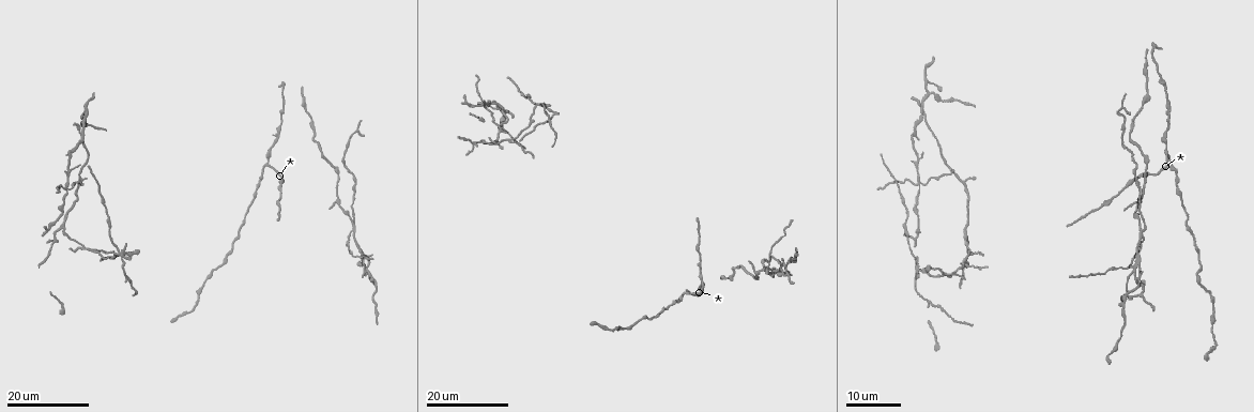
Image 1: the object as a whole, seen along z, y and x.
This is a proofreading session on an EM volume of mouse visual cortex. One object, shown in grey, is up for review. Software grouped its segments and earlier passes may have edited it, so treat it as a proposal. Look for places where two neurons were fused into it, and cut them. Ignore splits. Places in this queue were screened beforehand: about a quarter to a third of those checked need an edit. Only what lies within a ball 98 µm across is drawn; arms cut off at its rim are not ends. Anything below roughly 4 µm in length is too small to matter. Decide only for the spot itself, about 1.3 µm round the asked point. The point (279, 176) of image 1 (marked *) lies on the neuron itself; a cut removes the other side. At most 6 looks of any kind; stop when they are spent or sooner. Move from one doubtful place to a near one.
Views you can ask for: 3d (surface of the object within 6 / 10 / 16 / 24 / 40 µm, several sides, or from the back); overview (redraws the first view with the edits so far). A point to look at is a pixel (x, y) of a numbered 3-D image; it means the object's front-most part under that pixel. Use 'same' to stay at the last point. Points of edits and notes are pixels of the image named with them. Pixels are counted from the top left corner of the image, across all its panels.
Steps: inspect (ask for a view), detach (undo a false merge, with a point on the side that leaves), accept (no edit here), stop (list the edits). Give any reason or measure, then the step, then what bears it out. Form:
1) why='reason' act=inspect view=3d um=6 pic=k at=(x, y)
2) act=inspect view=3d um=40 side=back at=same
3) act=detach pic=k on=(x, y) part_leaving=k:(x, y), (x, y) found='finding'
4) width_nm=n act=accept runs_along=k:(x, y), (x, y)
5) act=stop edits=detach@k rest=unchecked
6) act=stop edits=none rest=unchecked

why='thick turns thin' act=inspect view=3d um=24 pic=1 at=(745, 269)

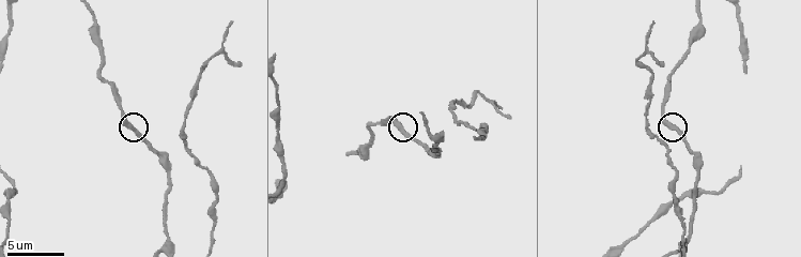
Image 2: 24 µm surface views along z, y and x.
why='zoom in' act=inspect view=3d um=10 pic=2 at=(134, 131)

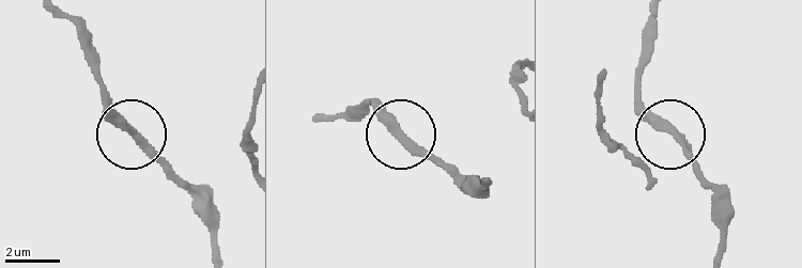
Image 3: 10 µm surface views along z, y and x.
width_nm=280 act=accept found='continuous, no second neuron'

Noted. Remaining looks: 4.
why='arms part here' act=inspect view=3d um=24 pic=1 at=(1144, 230)

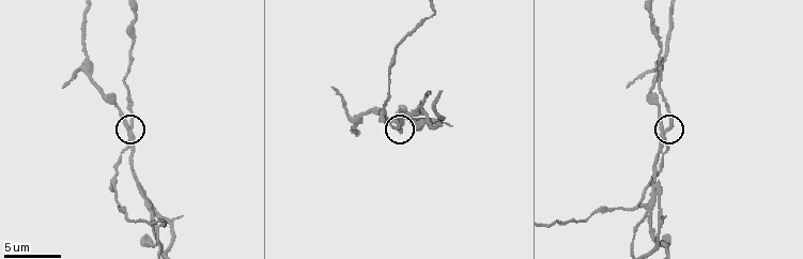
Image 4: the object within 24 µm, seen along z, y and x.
act=inspect view=3d um=10 pic=4 at=(667, 128)

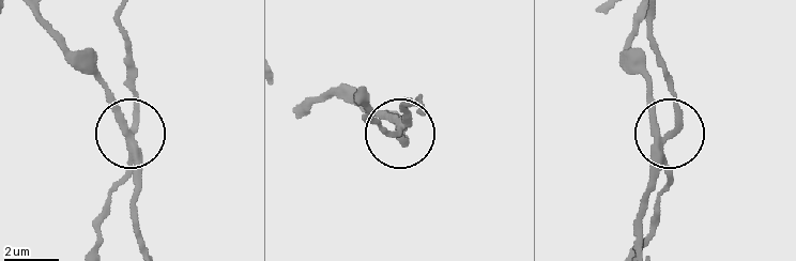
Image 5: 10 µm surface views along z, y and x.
width_nm=270 act=detach pic=5 on=(112, 186) part_leaving=5:(132, 148), (132, 67), (118, 19) found='two neurons meet here'

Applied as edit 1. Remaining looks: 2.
act=stop edits=detach@5 rest=unchecked

